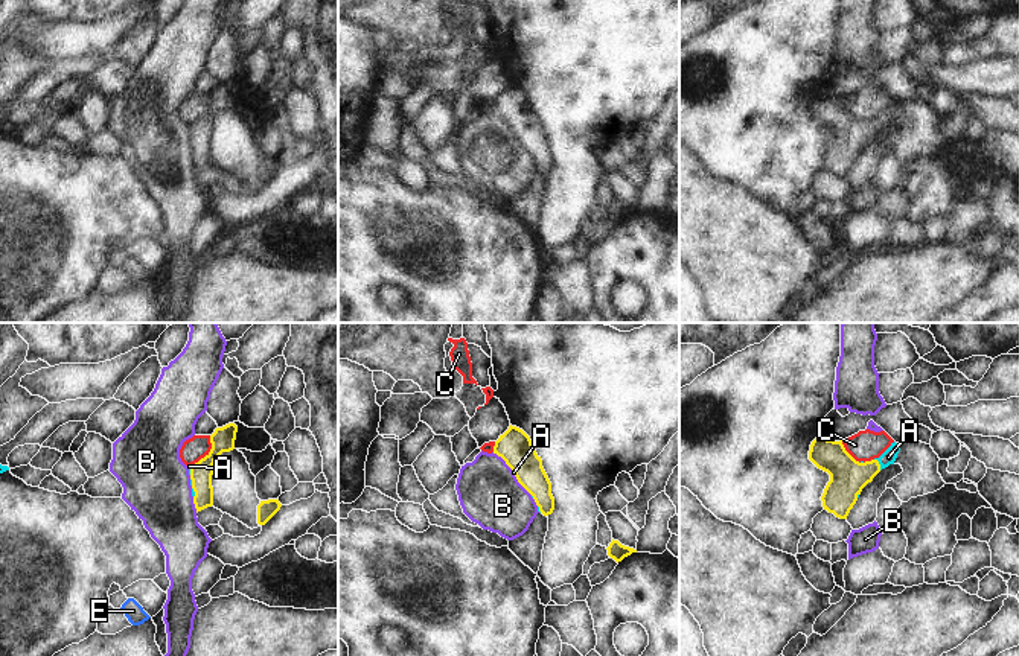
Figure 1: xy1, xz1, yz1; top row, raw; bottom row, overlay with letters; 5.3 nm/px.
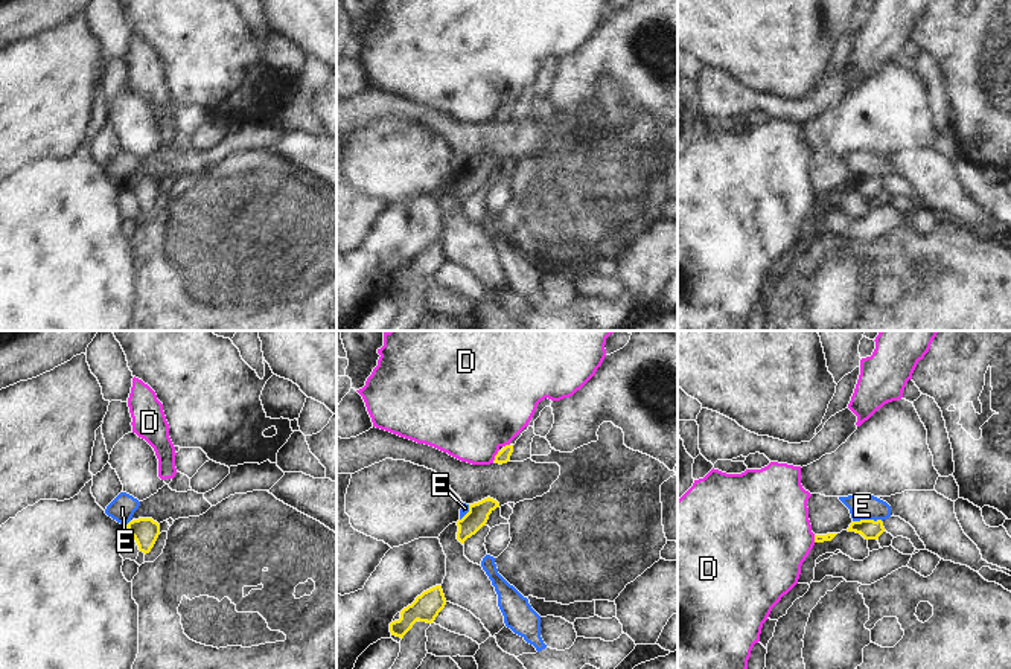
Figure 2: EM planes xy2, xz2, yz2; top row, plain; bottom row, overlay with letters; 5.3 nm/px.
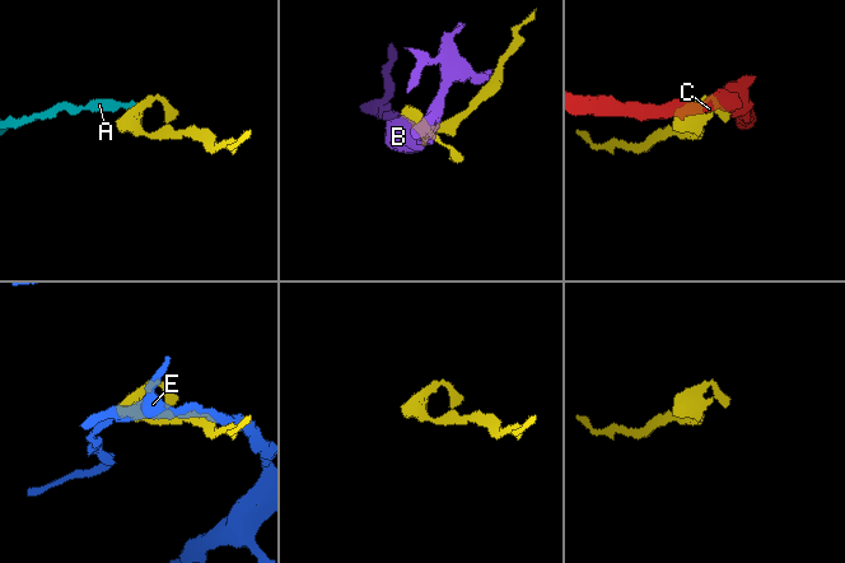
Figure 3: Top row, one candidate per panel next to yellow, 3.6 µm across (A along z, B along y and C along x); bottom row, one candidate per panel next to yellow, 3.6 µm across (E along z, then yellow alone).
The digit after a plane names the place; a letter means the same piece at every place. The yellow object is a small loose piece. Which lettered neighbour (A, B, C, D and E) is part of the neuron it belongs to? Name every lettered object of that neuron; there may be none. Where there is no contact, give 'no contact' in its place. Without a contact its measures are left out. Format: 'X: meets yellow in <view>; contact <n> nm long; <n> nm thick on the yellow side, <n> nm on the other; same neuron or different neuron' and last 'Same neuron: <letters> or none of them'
A: meets yellow in yz1; contact 70 nm long; 190 nm thick on the yellow side, 80 nm on the other; same neuron
B: meets yellow in xz1; contact 160 nm long; 180 nm thick on the yellow side, 320 nm on the other; different neuron
C: meets yellow in xy1; contact 200 nm long; 130 nm thick on the yellow side, 120 nm on the other; different neuron
D: meets yellow in xz2; contact 70 nm long; 70 nm thick on the yellow side, 460 nm on the other; different neuron
E: meets yellow in yz2; contact 160 nm long; 110 nm thick on the yellow side, 140 nm on the other; different neuron
Same neuron: A

